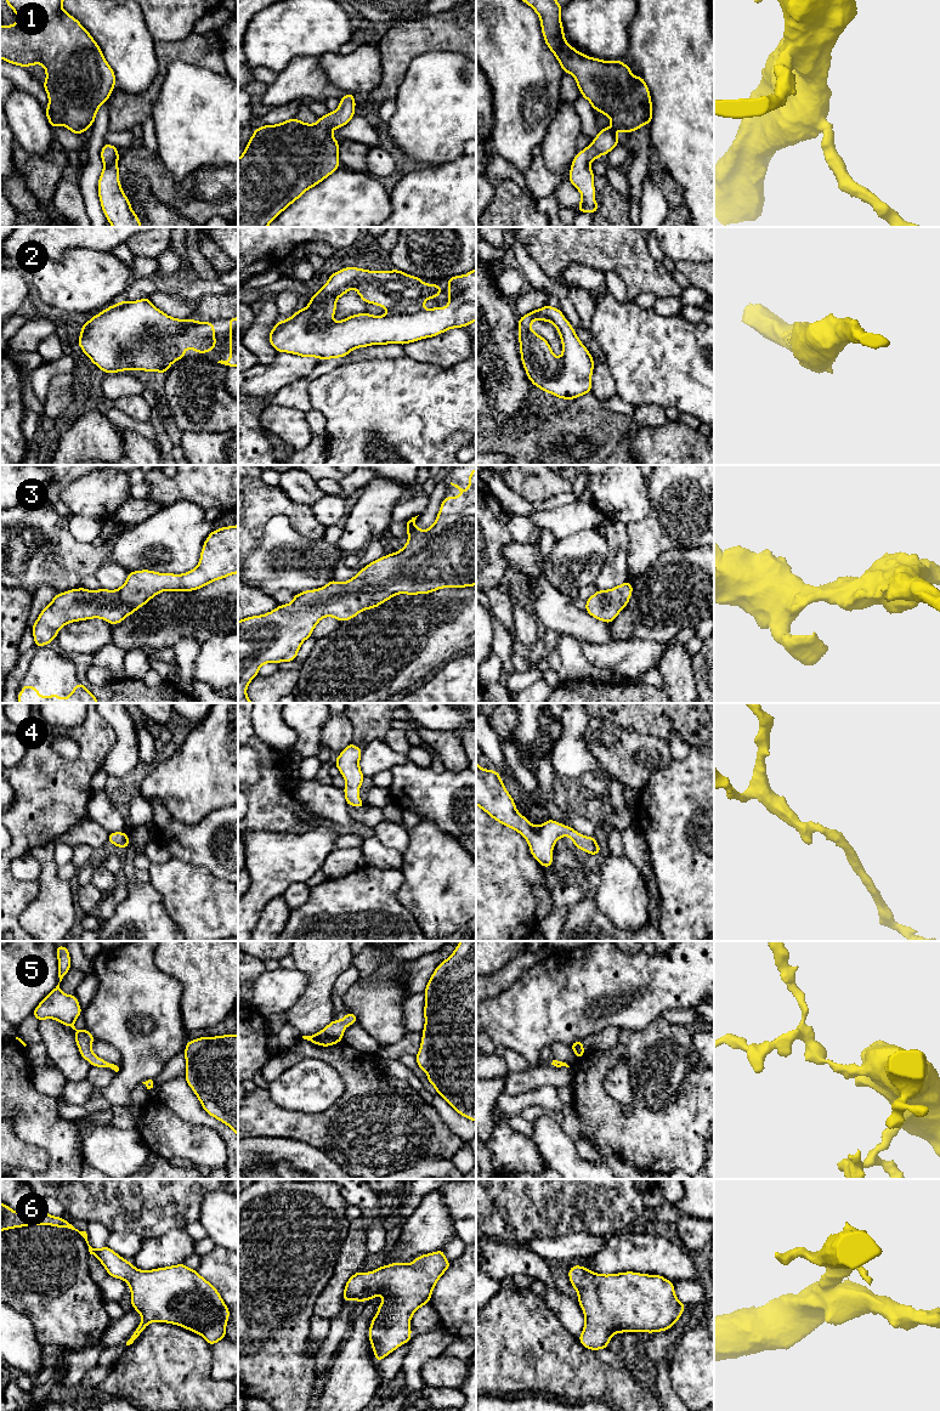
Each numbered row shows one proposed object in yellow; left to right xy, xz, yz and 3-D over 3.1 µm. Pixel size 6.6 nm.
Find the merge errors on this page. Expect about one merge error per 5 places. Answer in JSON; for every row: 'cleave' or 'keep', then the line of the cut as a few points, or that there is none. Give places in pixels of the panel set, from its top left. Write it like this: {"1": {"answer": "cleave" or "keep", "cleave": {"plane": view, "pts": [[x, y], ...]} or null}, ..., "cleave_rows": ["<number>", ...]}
{"1": {"answer": "keep", "cleave": null}, "2": {"answer": "keep", "cleave": null}, "3": {"answer": "keep", "cleave": null}, "4": {"answer": "keep", "cleave": null}, "5": {"answer": "keep", "cleave": null}, "6": {"answer": "keep", "cleave": null}, "cleave_rows": []}

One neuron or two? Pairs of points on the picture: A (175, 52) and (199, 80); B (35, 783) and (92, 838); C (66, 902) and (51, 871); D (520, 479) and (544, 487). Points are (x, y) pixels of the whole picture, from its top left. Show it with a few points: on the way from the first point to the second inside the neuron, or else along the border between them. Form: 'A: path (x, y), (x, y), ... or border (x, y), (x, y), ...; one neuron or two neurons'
A: border (209, 71), (182, 61), (173, 61), (163, 80); two neurons
B: border (86, 816), (54, 838); two neurons
C: path (58, 895), (51, 888), (51, 878); one neuron
D: path (526, 479), (538, 482); one neuron

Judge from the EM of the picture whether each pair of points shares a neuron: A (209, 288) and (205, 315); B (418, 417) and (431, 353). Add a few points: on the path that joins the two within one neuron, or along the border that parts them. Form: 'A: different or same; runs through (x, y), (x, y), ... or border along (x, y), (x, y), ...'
A: different; border along (225, 293), (204, 294), (193, 305)
B: different; border along (405, 356), (440, 366), (452, 366), (459, 362)

